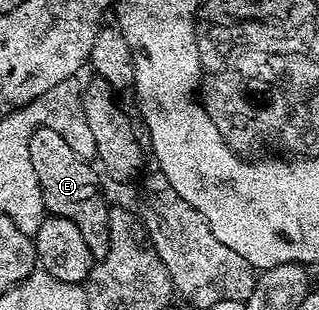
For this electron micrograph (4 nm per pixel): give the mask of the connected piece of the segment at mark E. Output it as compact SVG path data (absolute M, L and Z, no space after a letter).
M40 127L31 137L31 165L35 168L35 177L39 177L39 189L43 193L45 210L49 215L67 217L79 228L79 233L87 241L87 249L91 249L94 260L100 261L107 257L109 248L109 208L101 196L101 187L97 184L97 175L93 172L94 164L81 159L55 133L55 129Z

